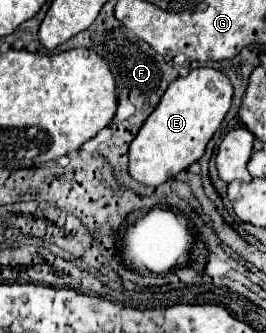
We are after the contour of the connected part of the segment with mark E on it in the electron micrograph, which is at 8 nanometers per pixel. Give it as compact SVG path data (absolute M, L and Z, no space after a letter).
M196 68L184 78L176 78L156 110L146 118L128 150L128 172L144 186L160 186L178 172L194 164L206 150L206 144L222 124L232 102L230 80L214 68Z

